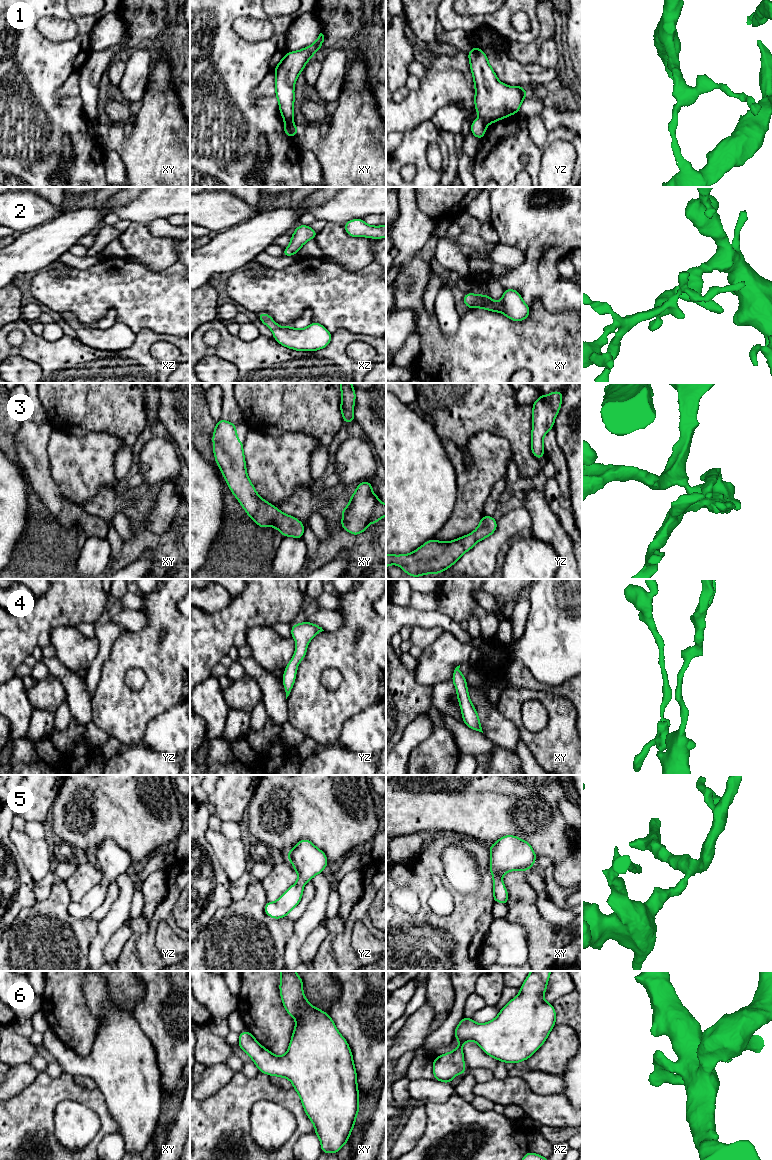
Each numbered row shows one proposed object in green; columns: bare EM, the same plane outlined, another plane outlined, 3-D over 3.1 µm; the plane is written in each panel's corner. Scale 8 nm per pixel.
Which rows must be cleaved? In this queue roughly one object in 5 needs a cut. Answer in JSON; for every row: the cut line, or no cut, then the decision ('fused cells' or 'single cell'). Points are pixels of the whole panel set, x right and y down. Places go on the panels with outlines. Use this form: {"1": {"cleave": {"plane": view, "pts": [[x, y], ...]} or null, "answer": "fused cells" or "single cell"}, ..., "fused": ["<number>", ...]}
{"1": {"cleave": {"plane": "yz", "pts": [[480, 116], [486, 125]]}, "answer": "fused cells"}, "2": {"cleave": null, "answer": "single cell"}, "3": {"cleave": null, "answer": "single cell"}, "4": {"cleave": null, "answer": "single cell"}, "5": {"cleave": null, "answer": "single cell"}, "6": {"cleave": null, "answer": "single cell"}, "fused": ["1"]}

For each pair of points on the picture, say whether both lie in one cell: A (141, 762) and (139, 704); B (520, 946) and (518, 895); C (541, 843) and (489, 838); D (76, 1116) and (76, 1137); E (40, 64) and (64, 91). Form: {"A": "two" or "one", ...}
{"A": "two", "B": "two", "C": "one", "D": "one", "E": "two"}

